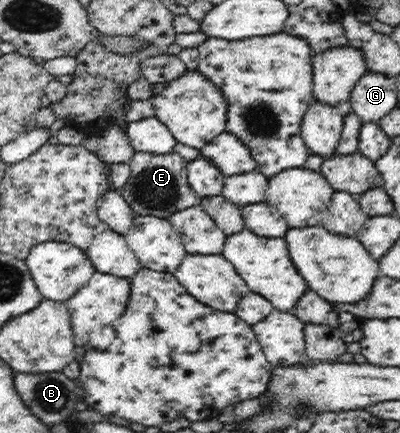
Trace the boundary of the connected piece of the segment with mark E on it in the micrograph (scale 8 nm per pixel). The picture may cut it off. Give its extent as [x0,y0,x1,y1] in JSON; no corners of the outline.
[119,151,199,219]

